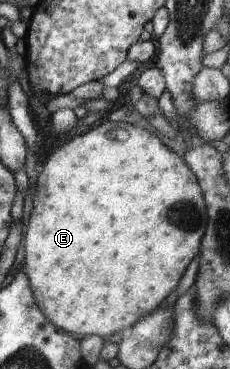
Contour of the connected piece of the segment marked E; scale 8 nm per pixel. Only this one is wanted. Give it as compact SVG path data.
M103 121L98 126L87 130L84 134L75 136L58 146L46 157L43 170L37 174L33 204L25 236L23 236L23 250L25 250L25 270L27 278L31 278L31 291L39 311L46 316L54 326L75 337L97 336L105 340L115 334L117 330L127 331L139 318L148 313L154 313L159 302L177 286L185 266L199 250L201 236L206 233L207 216L205 200L201 198L201 188L194 172L183 162L181 156L173 153L165 143L161 143L151 131L135 128L131 123Z

